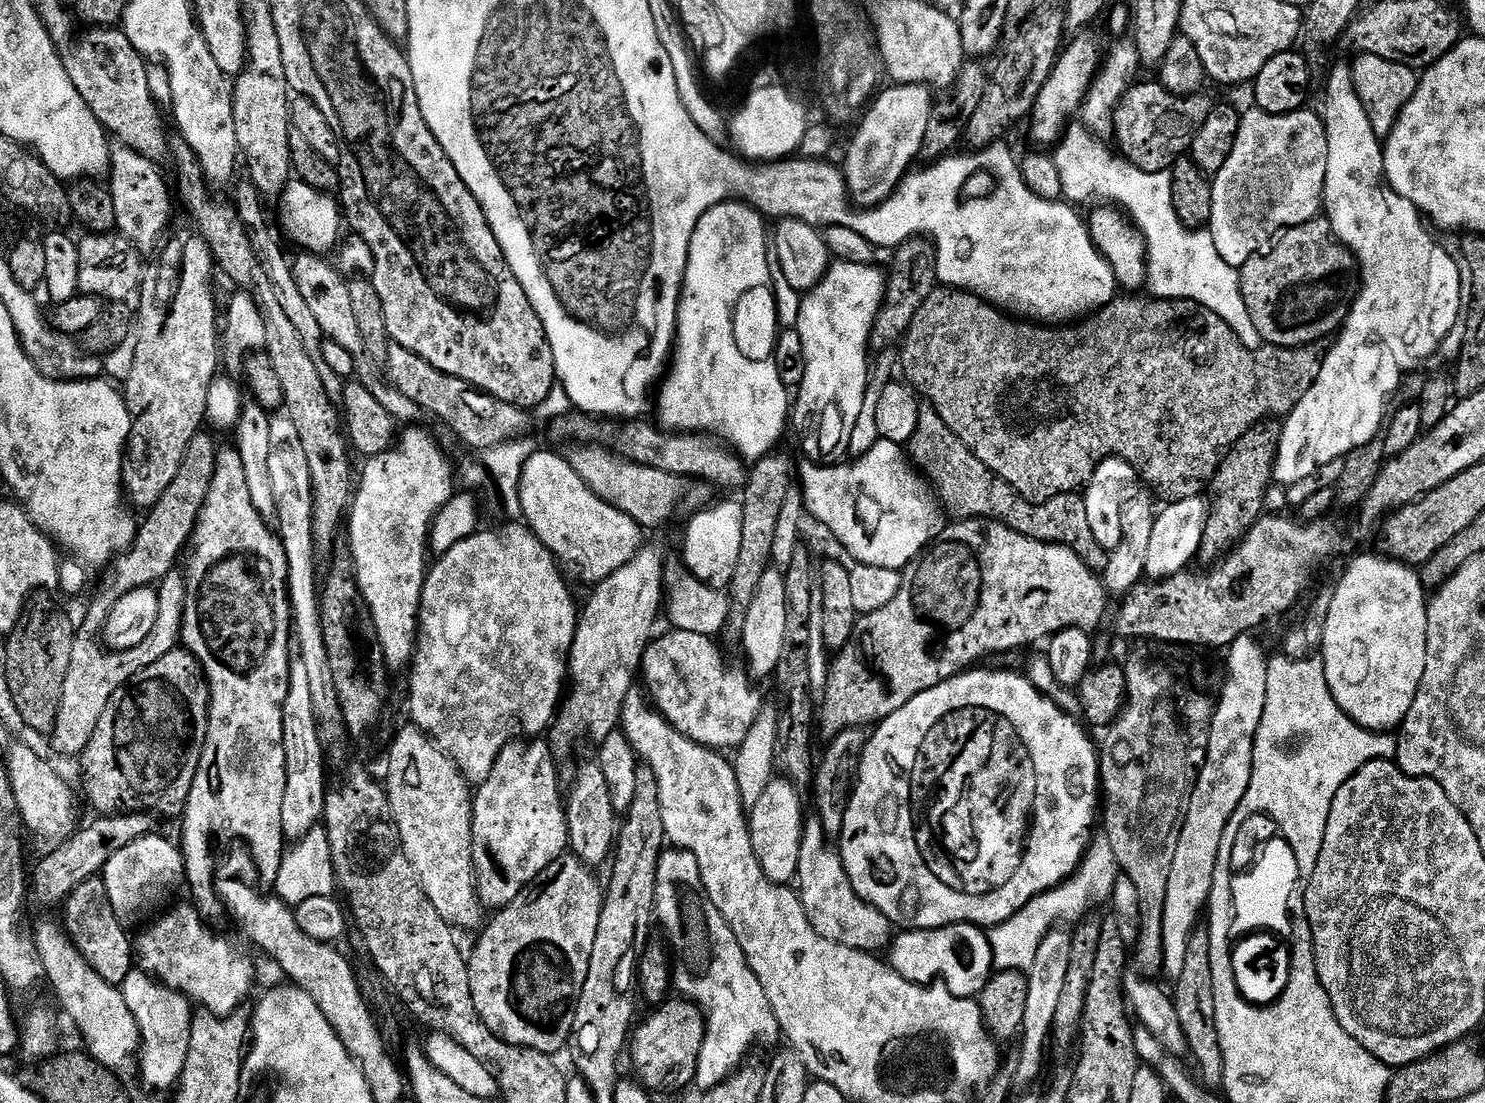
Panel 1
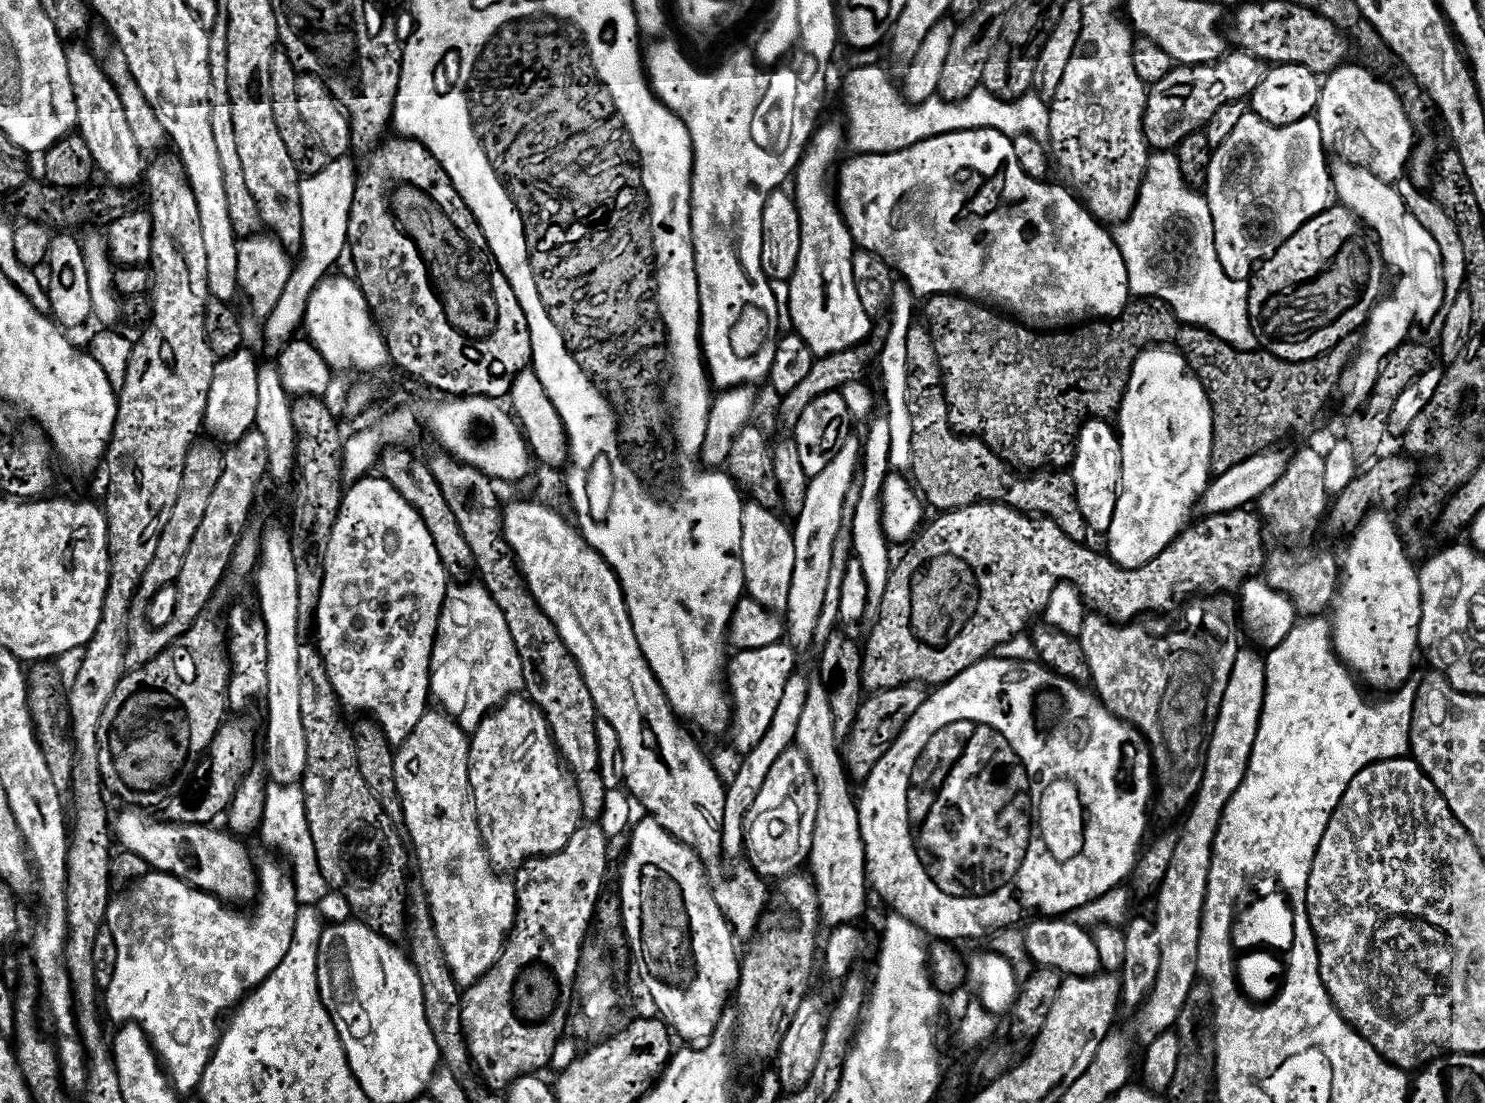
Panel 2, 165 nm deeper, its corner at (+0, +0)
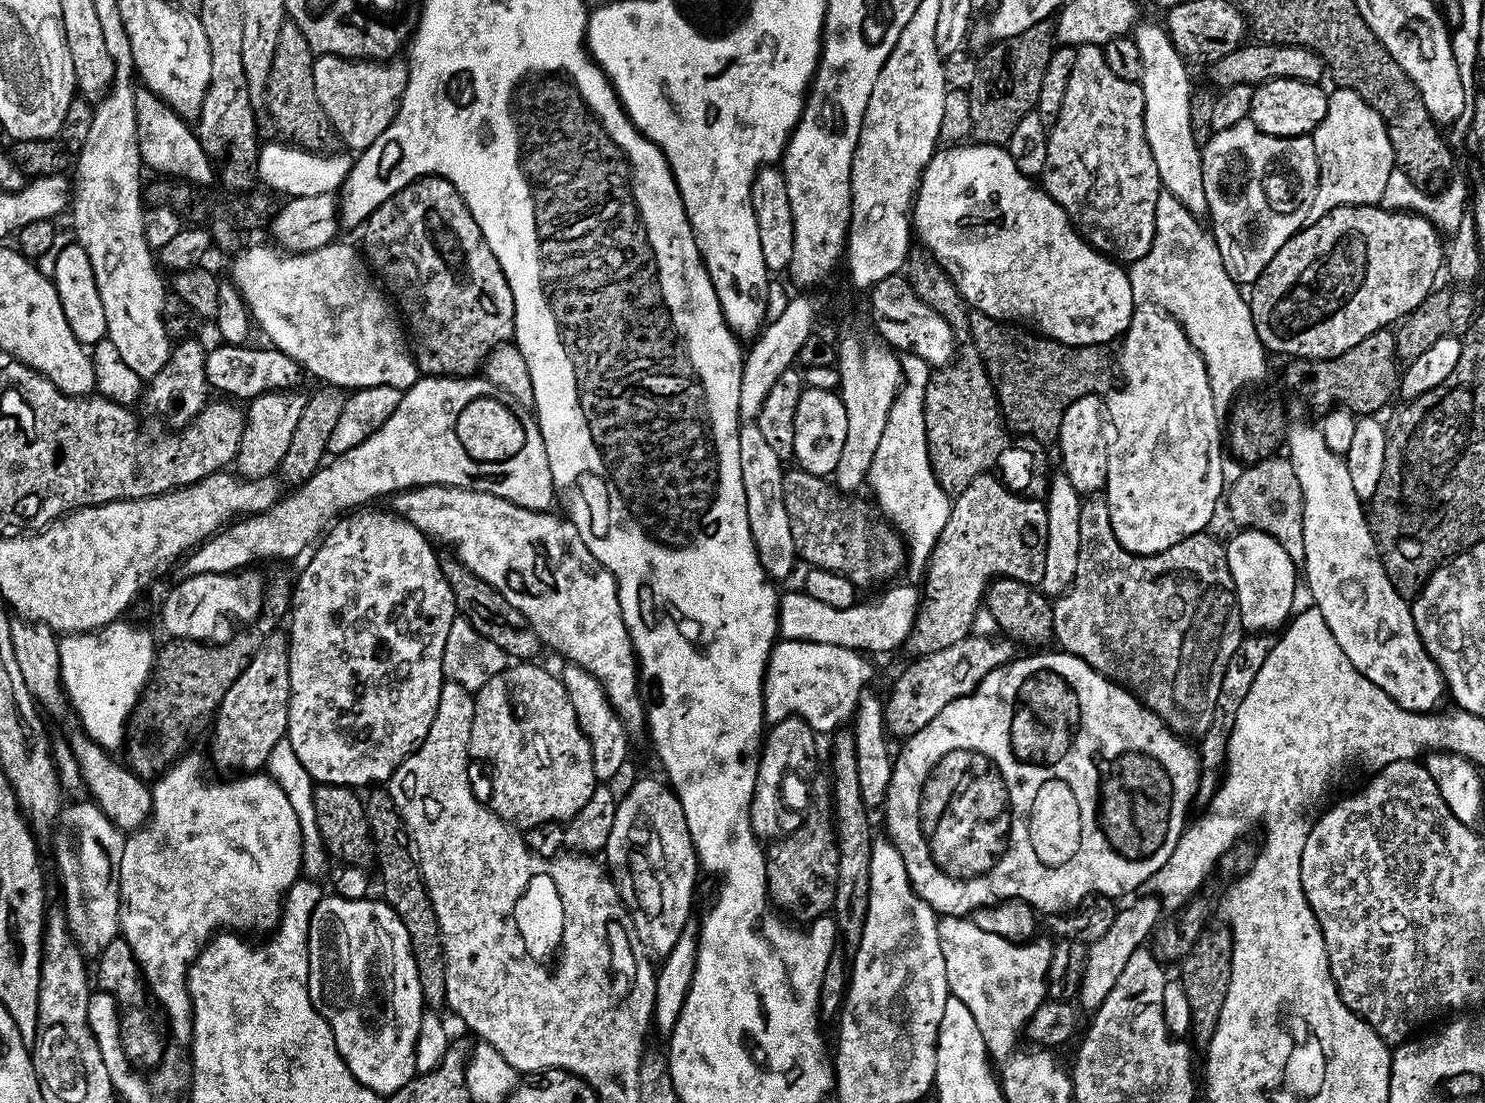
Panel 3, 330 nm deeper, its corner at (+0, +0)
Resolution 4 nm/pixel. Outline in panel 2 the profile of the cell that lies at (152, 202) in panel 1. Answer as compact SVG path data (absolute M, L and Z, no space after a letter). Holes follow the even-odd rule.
M84 42L73 43L67 49L70 86L74 86L74 106L78 106L78 134L90 146L99 175L104 175L109 185L135 189L135 184L145 179L146 163L144 164L144 152L140 149L140 140L132 129L131 118L128 117L128 108L124 105L115 82L100 69L91 50L80 43Z

